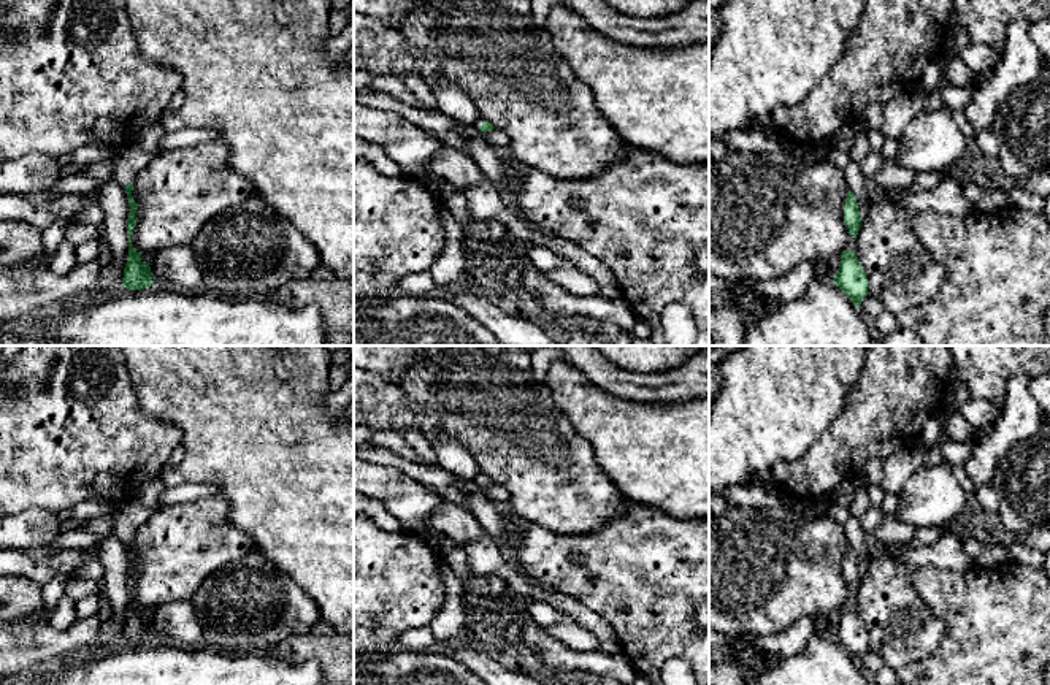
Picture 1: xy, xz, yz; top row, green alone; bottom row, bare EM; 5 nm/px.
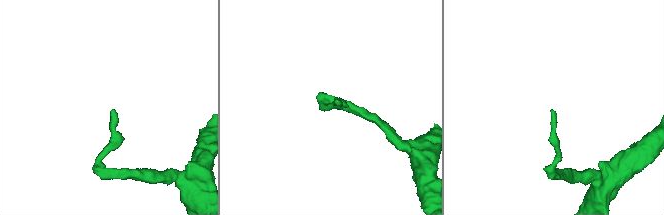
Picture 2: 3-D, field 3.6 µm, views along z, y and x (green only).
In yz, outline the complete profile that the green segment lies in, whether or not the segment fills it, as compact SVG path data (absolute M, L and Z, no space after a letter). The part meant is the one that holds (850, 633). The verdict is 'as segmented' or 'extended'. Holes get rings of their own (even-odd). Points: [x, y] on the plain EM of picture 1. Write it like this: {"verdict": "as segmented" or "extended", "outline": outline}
{"verdict": "as segmented", "outline": "M855 606L841 609L841 618L833 636L860 663L861 655L868 650L868 631Z"}

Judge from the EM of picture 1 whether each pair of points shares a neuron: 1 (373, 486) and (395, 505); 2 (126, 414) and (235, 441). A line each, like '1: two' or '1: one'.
1: one
2: two

